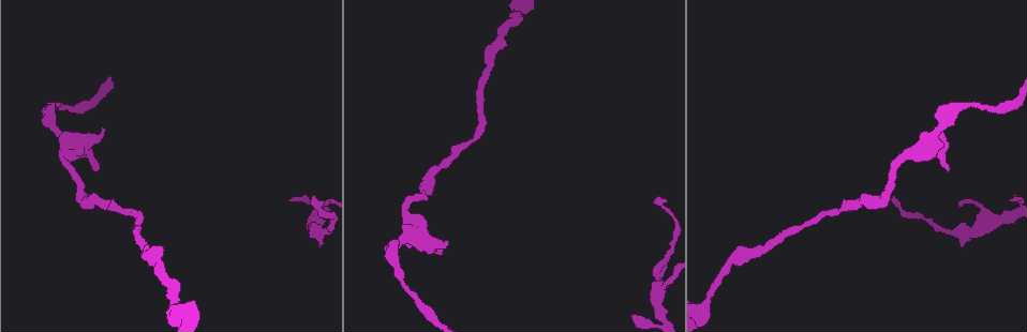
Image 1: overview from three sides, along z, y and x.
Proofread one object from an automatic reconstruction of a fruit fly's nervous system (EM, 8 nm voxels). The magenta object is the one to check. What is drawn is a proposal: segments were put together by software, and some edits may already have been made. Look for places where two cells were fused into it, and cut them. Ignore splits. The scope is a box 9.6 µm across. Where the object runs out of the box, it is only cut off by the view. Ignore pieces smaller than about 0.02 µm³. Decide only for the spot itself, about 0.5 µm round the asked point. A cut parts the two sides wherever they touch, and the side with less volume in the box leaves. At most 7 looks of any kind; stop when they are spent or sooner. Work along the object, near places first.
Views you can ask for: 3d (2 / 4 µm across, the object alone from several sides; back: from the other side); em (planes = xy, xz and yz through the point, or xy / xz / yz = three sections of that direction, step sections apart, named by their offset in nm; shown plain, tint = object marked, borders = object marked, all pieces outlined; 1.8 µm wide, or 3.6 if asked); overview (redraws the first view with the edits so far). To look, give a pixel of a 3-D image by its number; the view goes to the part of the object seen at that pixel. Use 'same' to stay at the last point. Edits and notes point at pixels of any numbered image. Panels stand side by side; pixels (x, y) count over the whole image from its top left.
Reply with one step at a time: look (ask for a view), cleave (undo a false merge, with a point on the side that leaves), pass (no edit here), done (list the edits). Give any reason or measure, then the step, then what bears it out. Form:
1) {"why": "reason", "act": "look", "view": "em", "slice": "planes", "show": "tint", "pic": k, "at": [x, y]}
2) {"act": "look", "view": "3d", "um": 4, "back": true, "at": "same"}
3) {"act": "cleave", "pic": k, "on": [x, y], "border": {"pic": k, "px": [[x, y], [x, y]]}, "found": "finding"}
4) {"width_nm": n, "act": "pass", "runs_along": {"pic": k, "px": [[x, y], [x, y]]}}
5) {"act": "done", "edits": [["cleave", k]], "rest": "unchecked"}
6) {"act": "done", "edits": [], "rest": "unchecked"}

{"act": "look", "view": "em", "um": 3.6, "slice": "planes", "show": "plain", "pic": 1, "at": [84, 200]}

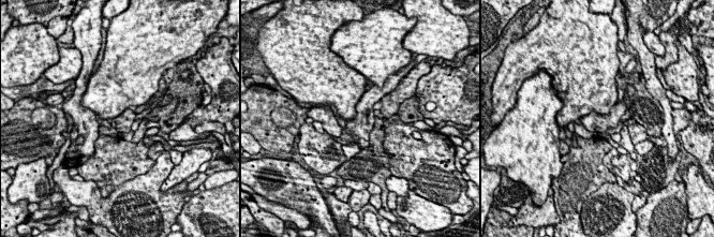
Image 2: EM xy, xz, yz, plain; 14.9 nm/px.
{"why": "where the object lies", "act": "look", "view": "em", "um": 3.6, "slice": "planes", "show": "tint", "at": "same"}

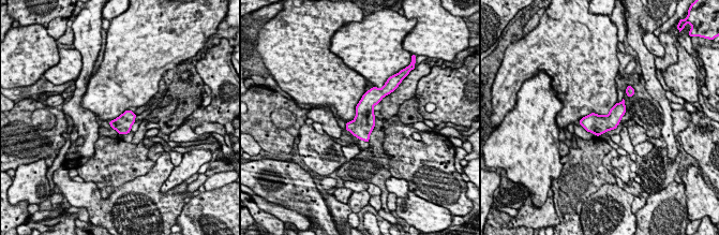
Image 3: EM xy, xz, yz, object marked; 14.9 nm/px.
{"act": "pass", "found": "one cell here"}

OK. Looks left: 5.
{"why": "thick turns thin", "act": "look", "view": "em", "slice": "planes", "show": "tint", "pic": 1, "at": [974, 105]}

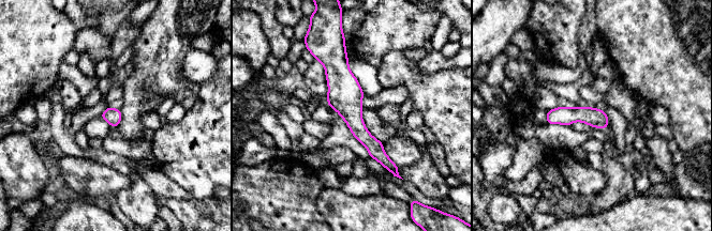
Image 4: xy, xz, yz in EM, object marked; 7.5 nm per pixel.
{"act": "pass", "found": "one cell here"}

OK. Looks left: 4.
{"why": "calibre changes", "act": "look", "view": "em", "slice": "planes", "show": "tint", "pic": 1, "at": [984, 220]}

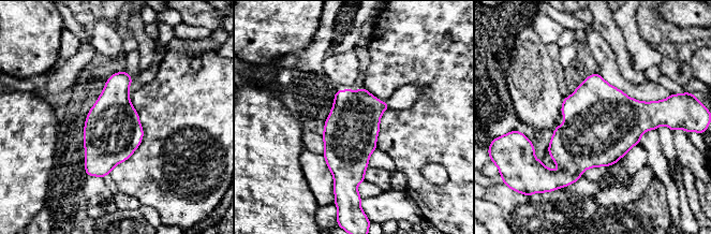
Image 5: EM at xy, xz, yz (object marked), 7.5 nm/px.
{"width_nm": 400, "act": "pass", "found": "continuous, no second cell"}

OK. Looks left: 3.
{"act": "done", "edits": [], "rest": "unchecked"}

